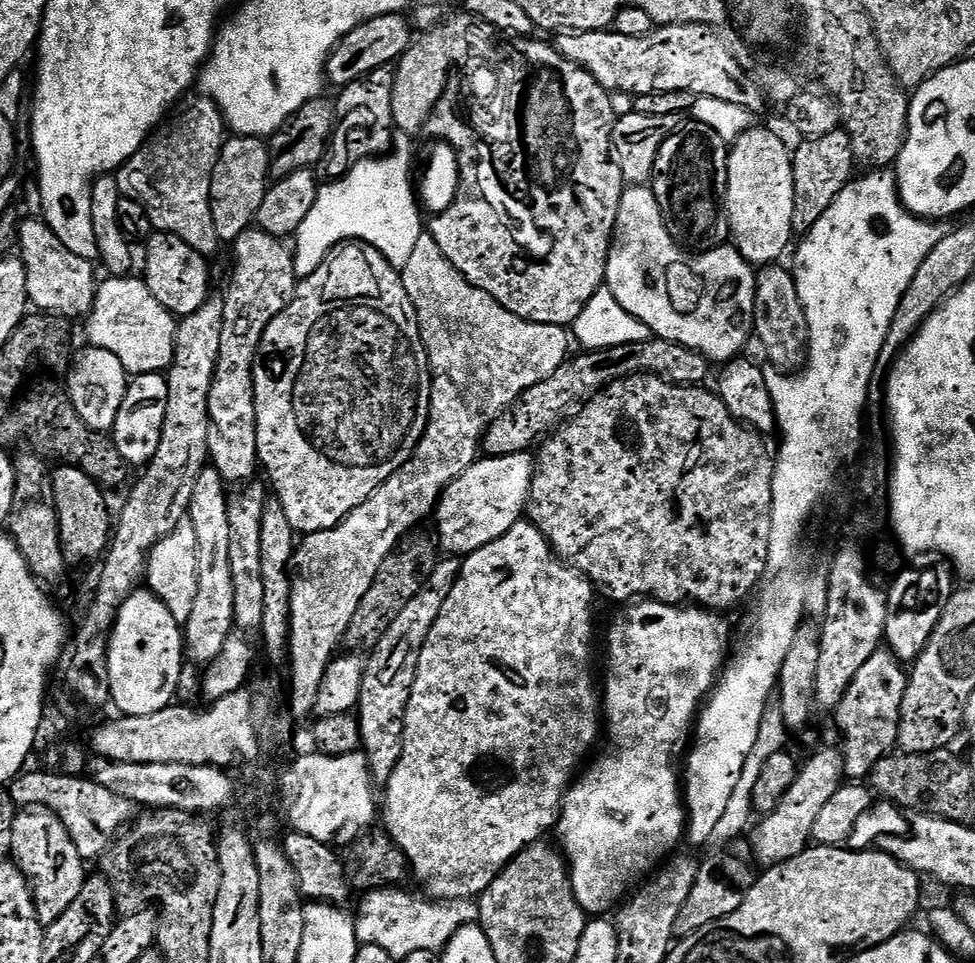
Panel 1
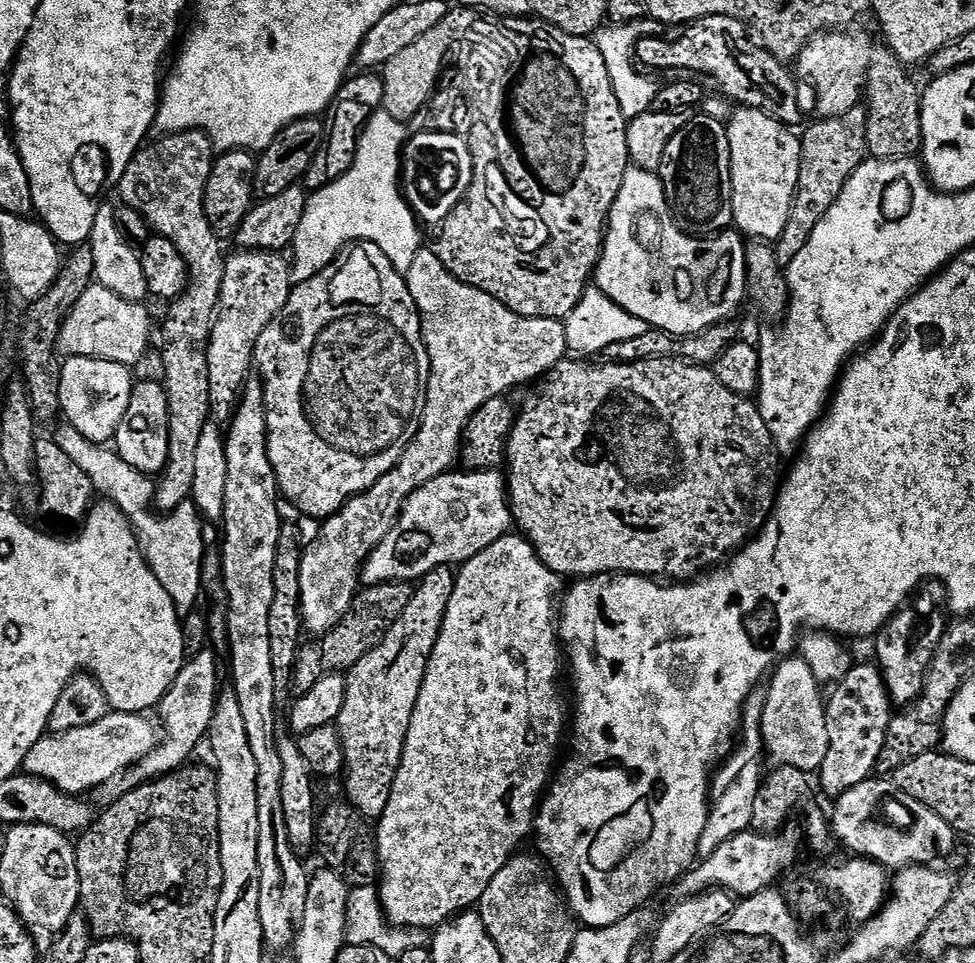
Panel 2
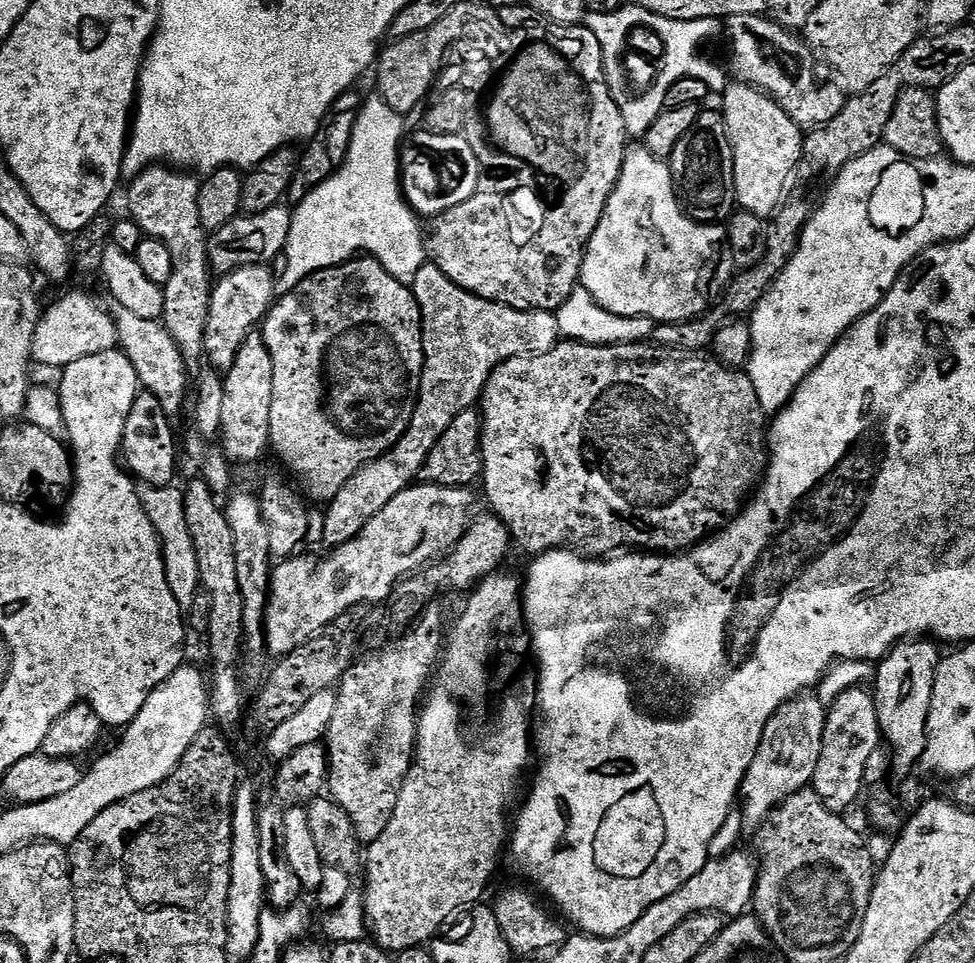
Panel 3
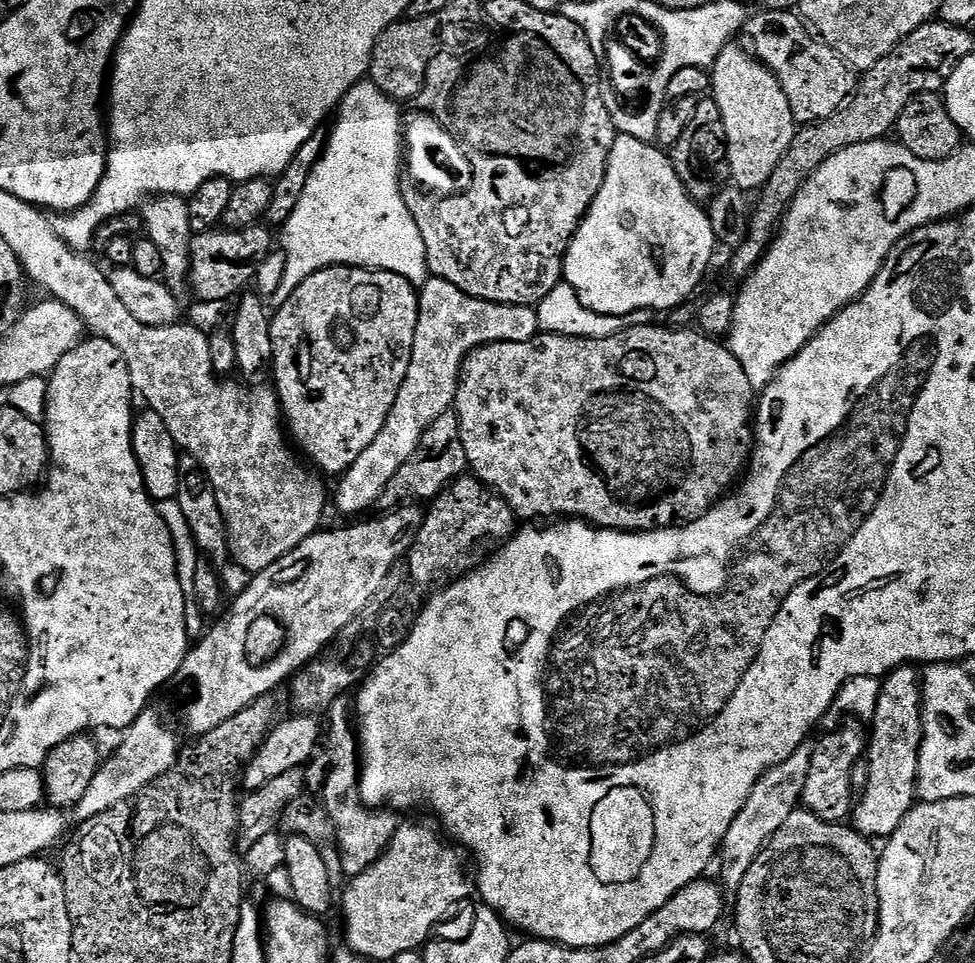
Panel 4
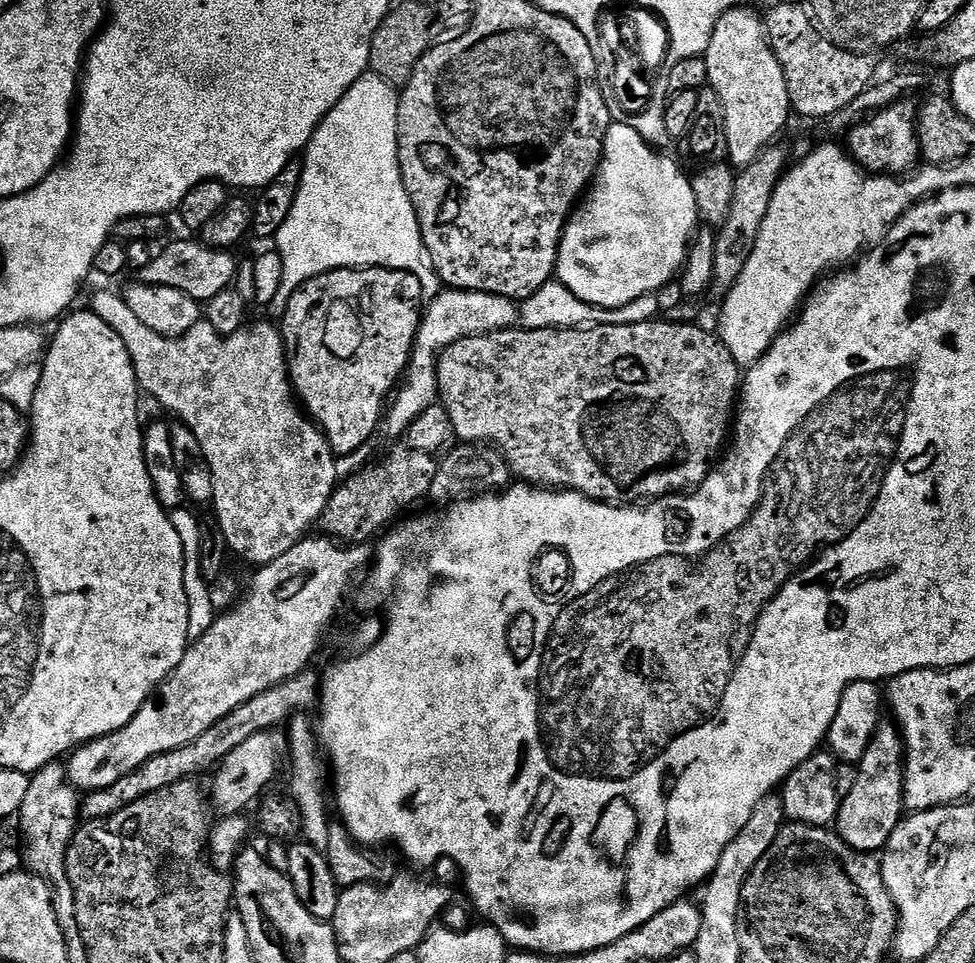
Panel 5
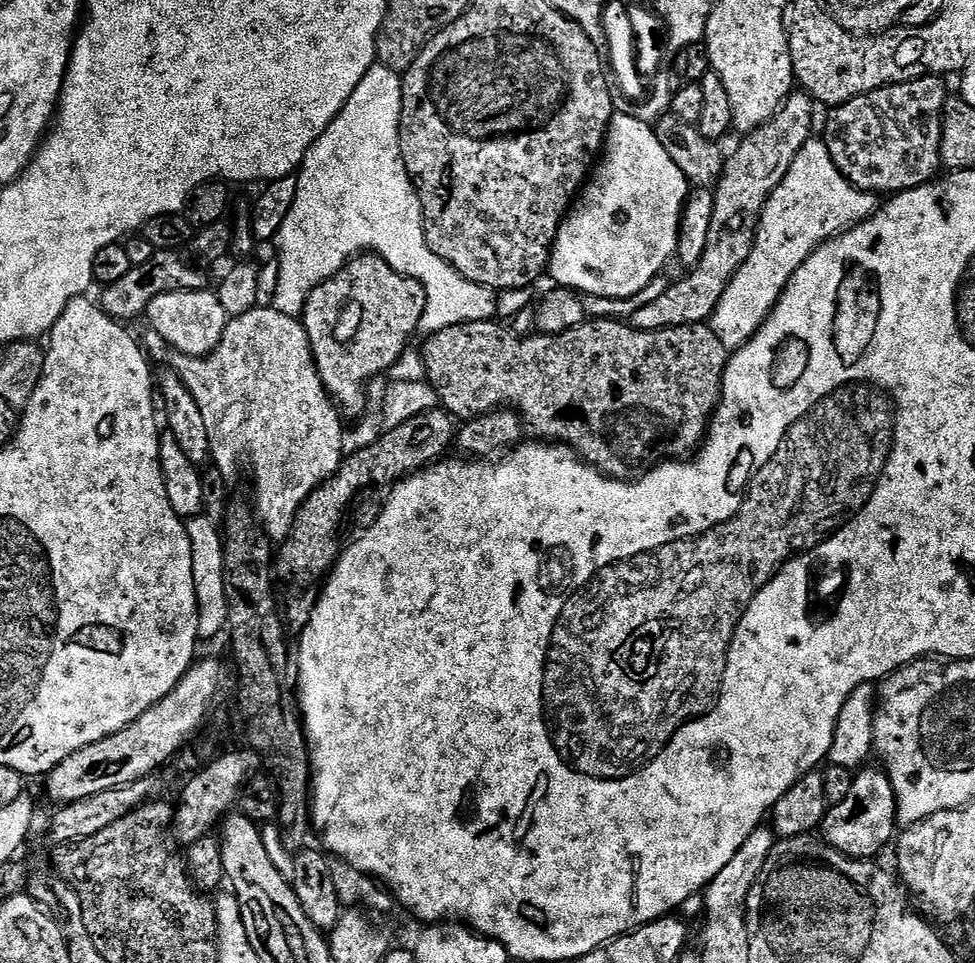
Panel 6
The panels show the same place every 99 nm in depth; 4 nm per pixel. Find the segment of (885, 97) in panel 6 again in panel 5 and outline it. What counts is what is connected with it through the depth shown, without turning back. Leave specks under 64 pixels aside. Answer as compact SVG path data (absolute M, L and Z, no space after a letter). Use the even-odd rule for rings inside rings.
M905 98L888 108L881 108L879 112L867 117L868 124L849 134L846 151L865 172L900 178L911 173L921 163L918 108L917 105L912 105L912 102L911 99Z

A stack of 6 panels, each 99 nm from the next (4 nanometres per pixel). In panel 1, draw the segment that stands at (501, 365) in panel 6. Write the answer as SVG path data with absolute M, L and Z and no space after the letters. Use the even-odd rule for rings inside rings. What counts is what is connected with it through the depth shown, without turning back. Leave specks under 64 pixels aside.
M651 374L628 376L593 396L539 445L538 455L535 457L536 473L532 479L532 492L528 495L527 519L548 538L552 551L559 559L568 567L582 573L601 593L604 591L612 600L632 602L637 598L647 598L657 600L659 604L724 610L720 608L732 608L735 604L742 603L751 592L753 595L763 578L767 550L770 547L771 482L776 468L774 456L773 453L772 456L768 453L768 448L764 445L765 437L761 433L734 419L719 395L715 391L707 392L706 389L704 386L673 384L662 376Z

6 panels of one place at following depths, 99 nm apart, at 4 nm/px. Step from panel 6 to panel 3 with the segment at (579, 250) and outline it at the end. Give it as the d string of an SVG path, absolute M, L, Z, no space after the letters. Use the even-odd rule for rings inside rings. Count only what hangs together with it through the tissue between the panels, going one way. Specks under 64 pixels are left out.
M629 143L624 152L624 161L618 182L610 194L610 198L604 207L602 218L588 239L588 247L584 250L584 261L580 267L580 279L578 284L584 287L593 296L594 303L605 308L610 314L622 316L645 316L655 321L656 324L677 324L683 320L695 320L707 313L713 307L712 296L721 295L722 286L727 285L734 275L734 265L726 243L726 232L720 224L700 224L691 220L684 209L680 206L680 199L676 196L676 187L672 181L672 169L665 161L659 160L650 150L645 148L643 143Z

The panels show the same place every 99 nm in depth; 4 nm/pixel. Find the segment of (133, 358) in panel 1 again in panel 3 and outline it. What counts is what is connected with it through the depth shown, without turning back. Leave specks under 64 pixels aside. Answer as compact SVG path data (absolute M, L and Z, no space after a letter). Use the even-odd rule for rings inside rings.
M72 292L49 309L47 307L41 315L32 342L32 359L37 365L60 370L78 358L113 351L117 344L116 321L112 319L111 311L84 292Z

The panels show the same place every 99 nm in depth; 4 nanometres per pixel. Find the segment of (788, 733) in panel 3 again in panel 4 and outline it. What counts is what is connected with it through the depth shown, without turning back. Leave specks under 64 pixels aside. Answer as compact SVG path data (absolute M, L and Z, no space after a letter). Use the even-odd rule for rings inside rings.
M805 742L786 762L782 762L778 766L772 767L770 771L764 772L762 778L757 780L752 787L750 796L743 804L743 808L739 811L737 818L730 824L730 828L726 832L726 838L721 840L719 847L718 864L720 860L720 877L718 878L721 887L727 893L734 894L740 889L743 879L746 878L747 871L750 870L750 867L757 860L758 854L768 844L768 840L782 828L783 823L790 818L790 814L797 811L799 804L803 801L806 779L810 772L810 759L813 758L813 750L814 746Z

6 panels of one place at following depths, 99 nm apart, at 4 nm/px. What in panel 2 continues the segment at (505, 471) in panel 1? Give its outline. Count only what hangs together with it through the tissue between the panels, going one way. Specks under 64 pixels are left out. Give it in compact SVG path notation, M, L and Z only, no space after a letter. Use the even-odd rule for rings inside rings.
M496 470L456 471L443 472L410 494L395 526L378 542L364 564L365 585L385 584L391 580L418 582L430 574L430 570L464 564L482 554L486 546L509 535L514 521L505 477Z

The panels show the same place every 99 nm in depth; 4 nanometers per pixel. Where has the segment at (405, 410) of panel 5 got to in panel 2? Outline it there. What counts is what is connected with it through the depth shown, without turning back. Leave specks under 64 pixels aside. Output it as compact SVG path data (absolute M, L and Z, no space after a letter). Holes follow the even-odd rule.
M421 250L418 254L414 254L414 262L410 262L406 279L410 294L420 312L420 329L430 358L428 389L418 434L414 434L410 446L406 446L394 470L378 478L378 482L370 486L370 490L347 500L342 510L338 510L319 525L320 533L303 549L300 557L302 578L300 619L303 631L313 632L313 637L316 638L329 632L352 609L352 601L356 599L362 584L362 569L368 561L368 556L395 526L402 506L408 501L410 494L414 494L414 490L422 487L426 482L449 471L457 463L460 441L464 439L464 431L474 413L482 406L486 406L490 398L504 396L519 384L528 384L531 380L538 379L540 375L543 377L551 373L552 369L565 359L569 351L566 330L561 321L543 320L537 316L519 316L505 304L498 302L498 298L454 278L454 274L450 274L450 270L446 270L446 266L438 262L435 251Z

